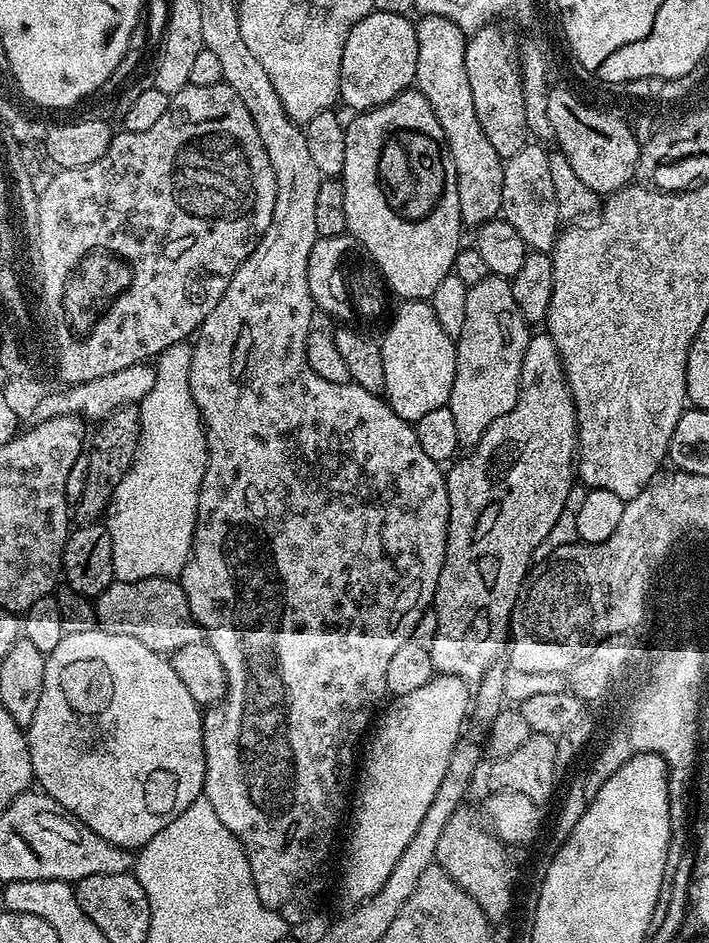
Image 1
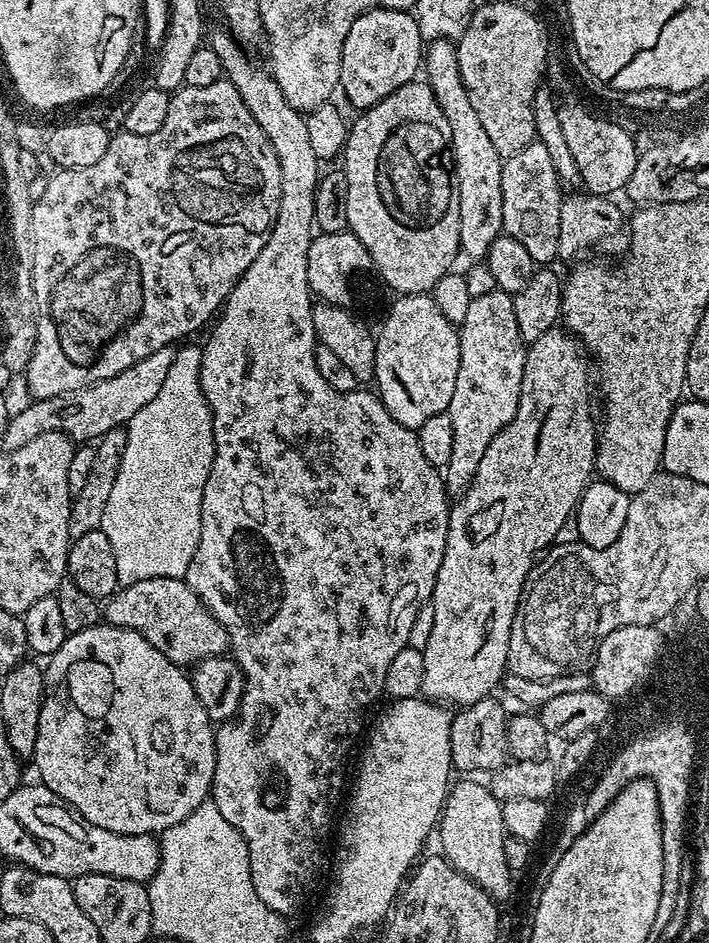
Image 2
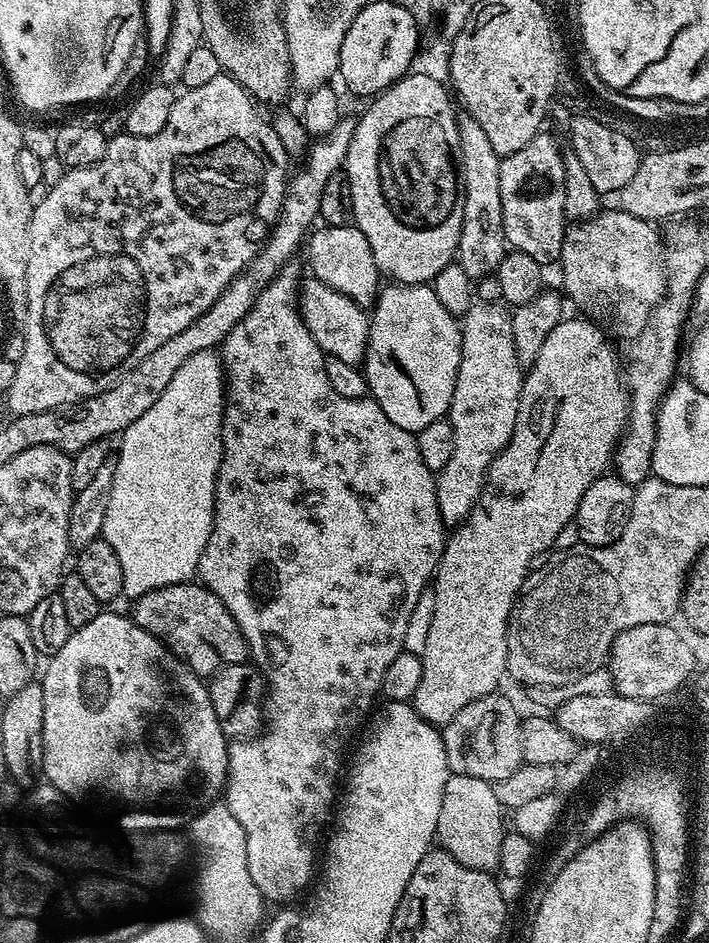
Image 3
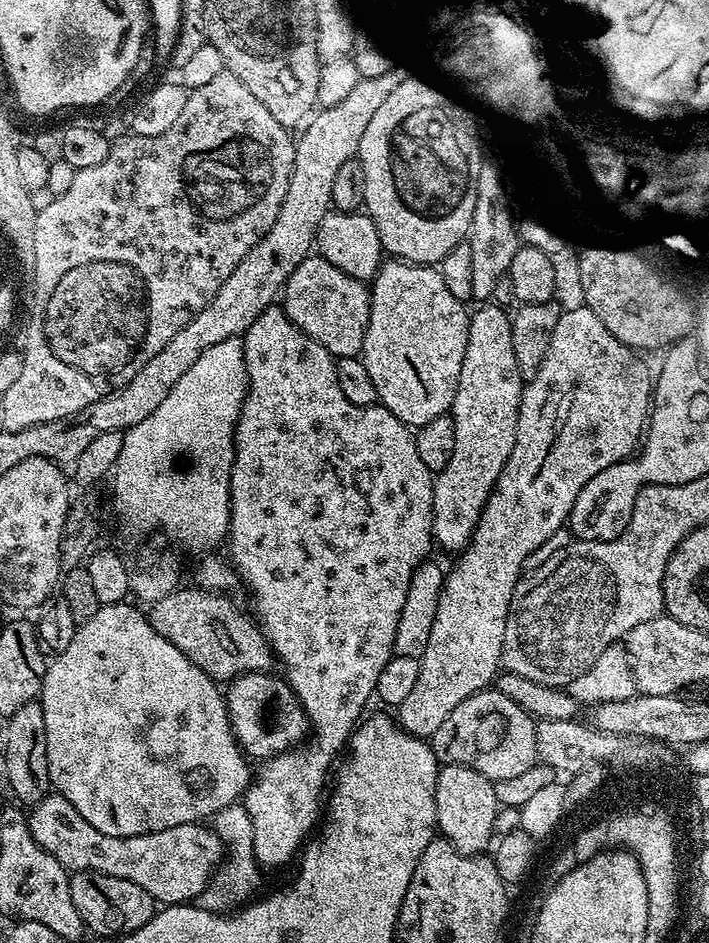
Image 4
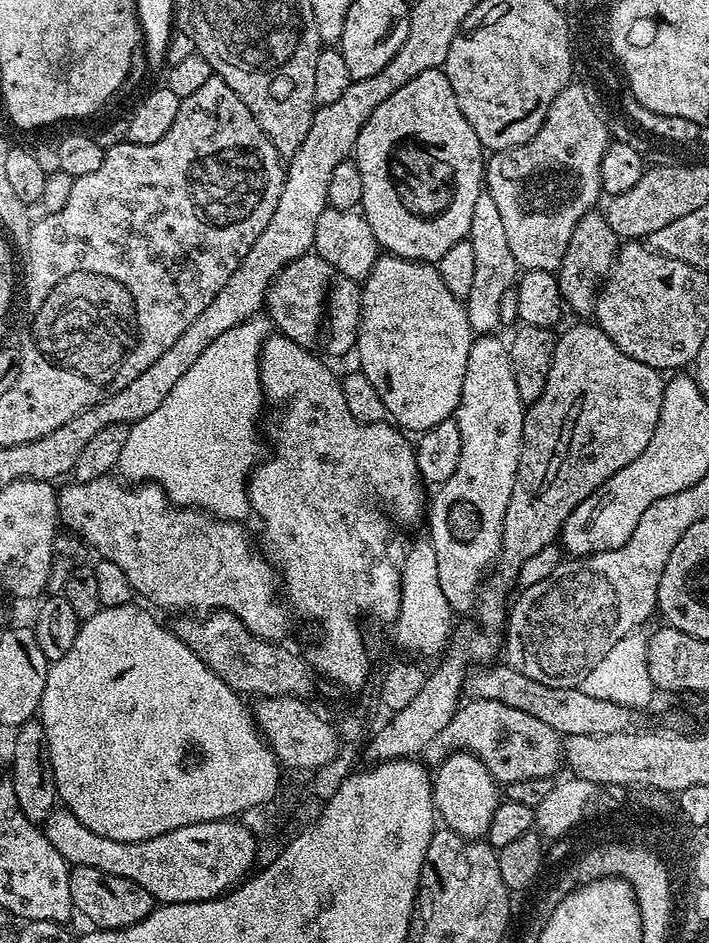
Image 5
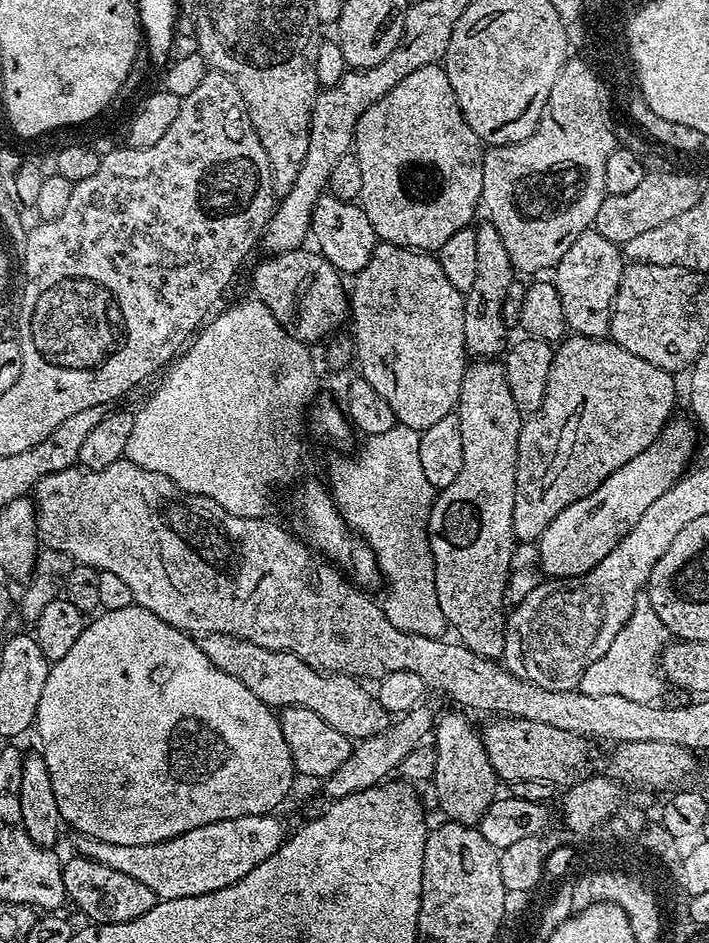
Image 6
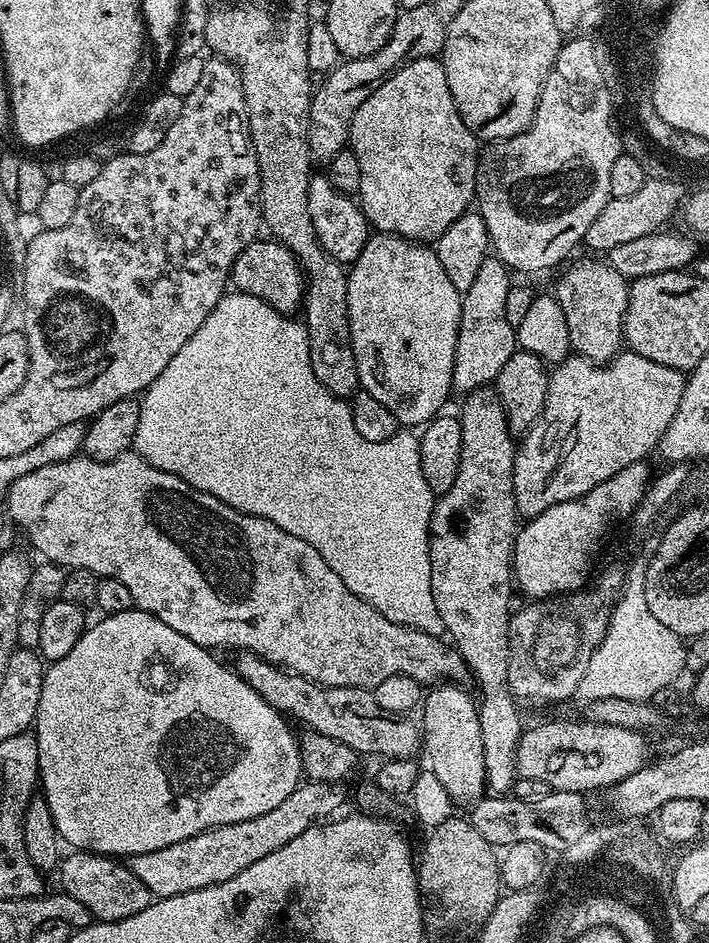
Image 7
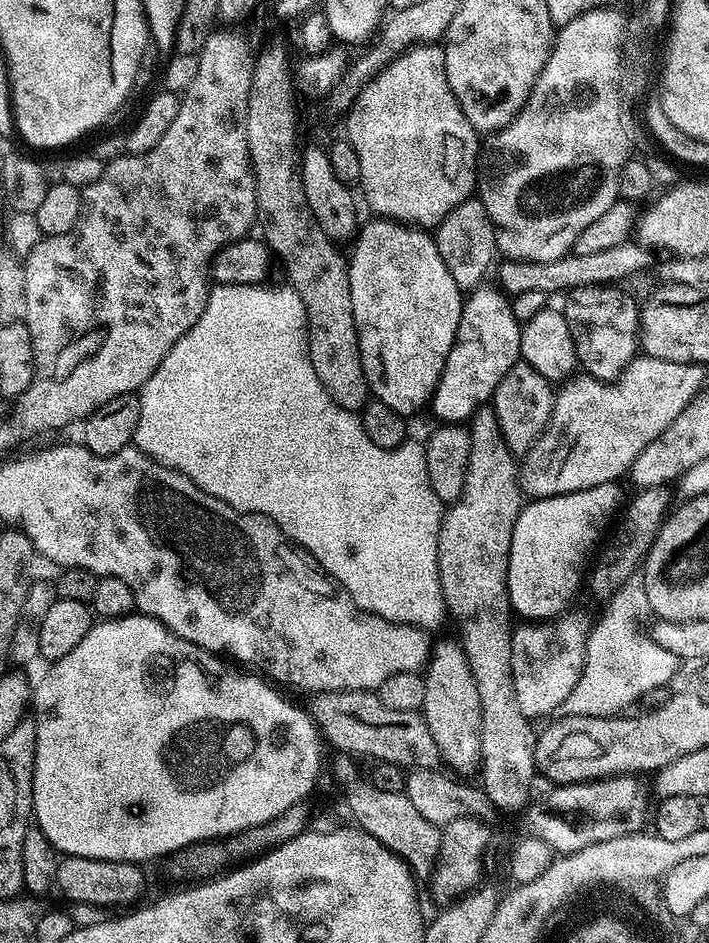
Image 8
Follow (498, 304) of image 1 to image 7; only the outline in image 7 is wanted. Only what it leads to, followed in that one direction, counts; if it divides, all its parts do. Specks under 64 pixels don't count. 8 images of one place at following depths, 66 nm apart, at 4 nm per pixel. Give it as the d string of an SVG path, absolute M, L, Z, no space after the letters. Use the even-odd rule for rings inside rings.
M495 387L478 388L467 393L463 400L464 409L458 412L462 426L458 478L454 478L454 486L437 499L432 512L428 542L432 589L434 606L438 606L438 614L442 614L447 639L462 654L484 692L484 704L482 700L479 710L488 788L496 794L508 794L518 779L516 747L522 731L520 712L516 709L518 700L508 685L508 623L512 621L514 608L512 554L516 551L518 531L514 474L518 444L508 428L506 410Z

